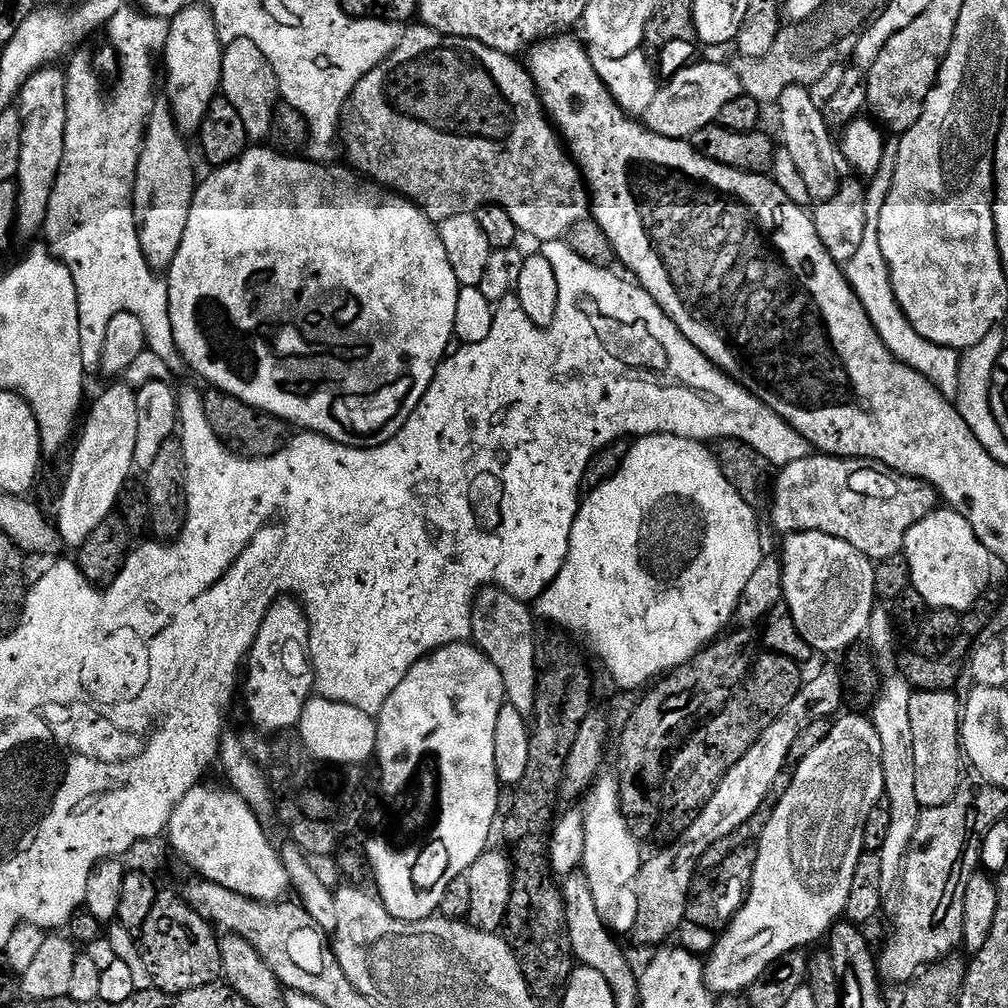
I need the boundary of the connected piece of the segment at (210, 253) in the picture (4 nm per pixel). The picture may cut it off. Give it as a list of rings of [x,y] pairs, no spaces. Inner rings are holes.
[[[252,146],[252,147],[249,147],[249,149],[248,149],[248,151],[247,151],[247,152],[243,152],[243,154],[242,154],[242,155],[240,155],[240,157],[239,157],[239,158],[237,158],[237,159],[236,159],[236,160],[235,160],[235,161],[234,161],[234,162],[230,162],[230,163],[229,163],[229,164],[221,164],[221,165],[219,165],[219,167],[217,167],[217,168],[216,168],[216,169],[215,169],[215,170],[212,170],[212,173],[210,173],[210,174],[209,174],[209,176],[208,176],[208,177],[206,177],[206,178],[205,178],[205,180],[204,180],[204,177],[203,177],[203,179],[201,179],[201,180],[200,180],[200,181],[199,181],[199,183],[197,183],[197,186],[196,186],[196,193],[195,193],[195,194],[194,194],[194,202],[193,202],[193,203],[192,203],[192,205],[191,205],[191,206],[190,206],[190,222],[186,222],[186,234],[182,234],[182,246],[178,246],[178,254],[177,254],[177,255],[176,255],[176,257],[175,257],[175,258],[174,258],[174,262],[173,262],[173,263],[172,263],[172,266],[171,266],[171,268],[169,268],[169,269],[167,269],[167,272],[166,272],[166,279],[167,279],[167,282],[168,282],[168,293],[169,293],[169,294],[170,294],[170,322],[171,322],[171,323],[172,323],[172,325],[173,325],[173,326],[174,326],[174,342],[178,342],[178,350],[179,350],[179,351],[180,351],[180,353],[182,353],[182,354],[183,354],[183,356],[184,356],[184,360],[185,360],[185,362],[187,362],[187,364],[188,364],[188,366],[189,366],[189,369],[191,369],[191,371],[192,371],[192,372],[193,372],[193,373],[194,373],[194,372],[195,372],[195,371],[196,371],[196,372],[197,372],[197,374],[198,374],[198,375],[200,375],[200,376],[201,376],[201,378],[202,378],[202,379],[204,379],[204,380],[209,380],[209,382],[210,382],[210,383],[212,383],[212,384],[209,384],[209,385],[211,385],[211,387],[212,387],[212,388],[213,388],[213,389],[216,389],[216,390],[219,390],[219,391],[222,391],[222,392],[225,392],[225,393],[226,393],[226,394],[230,394],[230,395],[231,395],[231,396],[233,396],[233,397],[234,397],[234,398],[238,398],[238,399],[239,399],[239,400],[241,400],[241,401],[242,401],[242,402],[246,402],[246,403],[247,403],[247,404],[249,404],[249,405],[250,405],[250,406],[254,406],[254,407],[255,407],[255,408],[261,408],[261,409],[262,409],[262,411],[264,411],[264,412],[268,412],[268,413],[269,413],[269,414],[271,414],[271,415],[272,415],[272,416],[277,416],[277,417],[278,417],[278,418],[279,418],[279,419],[280,419],[280,420],[286,420],[286,421],[288,421],[288,423],[289,423],[289,425],[292,425],[292,426],[295,426],[295,427],[296,427],[296,424],[297,424],[297,426],[298,426],[298,427],[300,427],[300,428],[297,428],[297,429],[300,429],[300,430],[307,430],[307,431],[309,431],[309,432],[315,432],[315,433],[316,433],[316,435],[318,435],[318,436],[327,436],[327,437],[328,437],[328,439],[330,439],[330,440],[333,440],[333,441],[334,441],[334,442],[338,442],[338,443],[339,443],[339,444],[345,444],[345,445],[346,445],[346,446],[350,446],[350,447],[351,447],[351,448],[377,448],[377,446],[379,446],[379,444],[385,444],[385,443],[386,443],[386,442],[387,442],[387,441],[388,441],[388,440],[392,440],[392,439],[393,439],[393,438],[395,438],[395,437],[396,437],[396,435],[397,435],[397,434],[398,434],[398,433],[399,433],[399,432],[400,432],[400,431],[401,431],[401,430],[402,430],[402,426],[403,426],[403,425],[404,425],[404,423],[406,423],[406,421],[407,421],[407,420],[408,420],[408,419],[409,419],[409,418],[410,418],[410,414],[411,414],[411,413],[412,413],[412,411],[413,411],[413,410],[414,410],[414,409],[416,409],[416,408],[417,408],[417,404],[418,404],[418,402],[420,402],[420,401],[421,401],[421,400],[422,400],[422,398],[423,398],[423,397],[424,397],[424,396],[425,396],[425,394],[426,394],[426,390],[428,390],[428,389],[429,389],[429,386],[430,386],[430,382],[432,382],[432,381],[433,381],[433,378],[435,378],[435,376],[436,376],[436,372],[437,372],[437,370],[438,370],[438,368],[439,368],[439,367],[440,367],[440,363],[441,363],[441,361],[442,361],[442,360],[443,360],[443,359],[445,359],[445,356],[446,356],[446,355],[447,355],[447,352],[448,352],[448,351],[449,351],[449,348],[448,348],[448,346],[449,346],[449,344],[450,344],[450,342],[451,342],[451,343],[452,343],[452,341],[453,341],[453,338],[454,338],[454,335],[455,335],[455,332],[454,332],[454,330],[453,330],[453,328],[454,328],[454,317],[455,317],[455,315],[456,315],[456,313],[457,313],[457,304],[458,304],[458,294],[459,294],[459,293],[460,293],[460,290],[461,290],[461,286],[460,286],[460,284],[459,284],[459,283],[458,283],[458,282],[457,282],[457,278],[456,278],[456,277],[455,277],[455,275],[454,275],[454,270],[453,270],[453,267],[452,267],[452,265],[451,265],[451,264],[450,264],[450,260],[449,260],[449,259],[448,259],[448,257],[447,257],[447,255],[446,255],[446,248],[445,248],[445,247],[444,247],[444,245],[443,245],[443,243],[442,243],[442,238],[441,238],[441,234],[440,234],[440,229],[439,229],[439,225],[438,225],[438,224],[437,224],[437,223],[436,223],[436,222],[435,222],[435,221],[433,221],[433,220],[431,220],[431,219],[429,219],[429,217],[428,217],[428,216],[427,216],[427,214],[426,214],[426,213],[425,213],[425,212],[423,212],[423,211],[421,211],[421,209],[420,209],[420,208],[419,208],[419,207],[417,207],[417,205],[416,205],[416,204],[414,204],[414,203],[413,203],[413,202],[412,202],[412,201],[411,201],[411,200],[405,200],[405,199],[403,199],[403,198],[401,198],[401,197],[400,197],[400,196],[399,196],[399,195],[396,195],[396,194],[393,194],[393,193],[392,193],[392,192],[391,192],[391,191],[388,191],[388,190],[385,190],[385,189],[384,189],[384,188],[383,188],[383,187],[381,187],[381,185],[379,185],[379,184],[377,184],[377,183],[375,183],[375,182],[373,182],[373,181],[372,181],[372,180],[371,180],[371,179],[368,179],[368,178],[365,178],[365,177],[364,177],[364,176],[363,176],[363,175],[360,175],[360,174],[357,174],[357,173],[356,173],[356,172],[355,172],[355,171],[353,171],[353,169],[352,169],[352,168],[351,168],[351,167],[348,167],[348,166],[343,166],[343,167],[344,167],[344,168],[332,168],[332,167],[336,167],[336,166],[329,166],[329,165],[328,165],[328,164],[327,164],[327,163],[324,163],[324,162],[317,162],[317,161],[315,161],[315,160],[310,160],[310,159],[307,159],[307,158],[301,158],[301,157],[300,157],[300,156],[299,156],[299,155],[296,155],[296,154],[281,154],[281,153],[280,153],[280,152],[279,152],[279,151],[276,151],[276,149],[275,149],[275,148],[273,148],[273,147],[271,147],[271,146]]]

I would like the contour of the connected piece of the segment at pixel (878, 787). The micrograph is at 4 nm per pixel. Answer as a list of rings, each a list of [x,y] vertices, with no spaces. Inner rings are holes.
[[[867,715],[864,716],[844,716],[833,723],[828,730],[828,737],[822,741],[801,764],[795,765],[791,773],[786,794],[778,802],[766,830],[760,836],[758,847],[754,852],[754,863],[750,869],[752,875],[752,889],[748,892],[748,897],[744,900],[744,905],[735,909],[730,923],[723,929],[720,941],[716,944],[716,949],[712,952],[712,957],[706,960],[702,968],[704,983],[708,985],[708,991],[713,994],[740,994],[743,993],[756,979],[766,971],[782,954],[807,949],[807,944],[812,944],[815,940],[823,941],[833,924],[837,923],[844,916],[846,910],[846,898],[850,898],[850,885],[854,883],[854,869],[858,866],[858,858],[865,852],[864,831],[866,830],[866,818],[870,818],[870,810],[874,810],[877,804],[885,799],[883,770],[882,770],[882,739],[878,736],[878,730]]]

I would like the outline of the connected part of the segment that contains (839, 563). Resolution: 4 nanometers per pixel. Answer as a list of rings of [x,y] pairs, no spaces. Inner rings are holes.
[[[794,532],[787,537],[784,544],[784,599],[794,625],[802,638],[812,648],[813,653],[840,652],[848,648],[861,635],[867,633],[872,609],[877,607],[876,569],[873,561],[854,550],[850,542],[842,542],[842,538],[834,538],[821,532]]]

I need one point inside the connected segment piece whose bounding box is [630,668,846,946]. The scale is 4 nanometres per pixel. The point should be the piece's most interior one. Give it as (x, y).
(663, 885)

